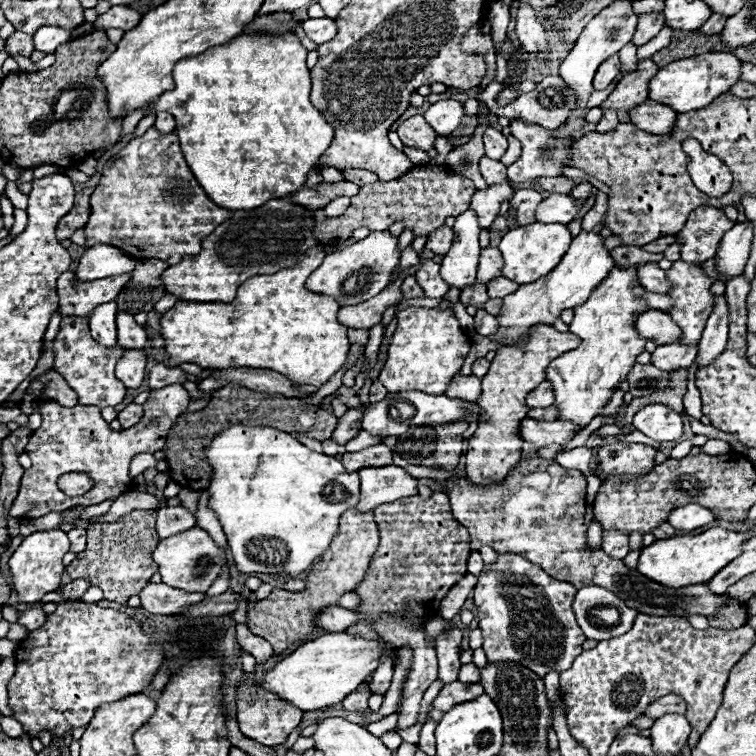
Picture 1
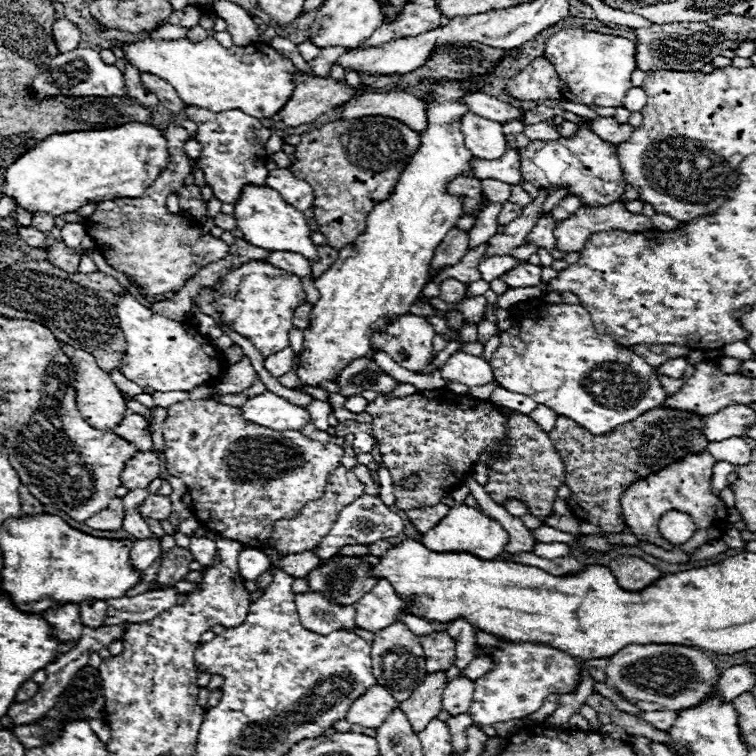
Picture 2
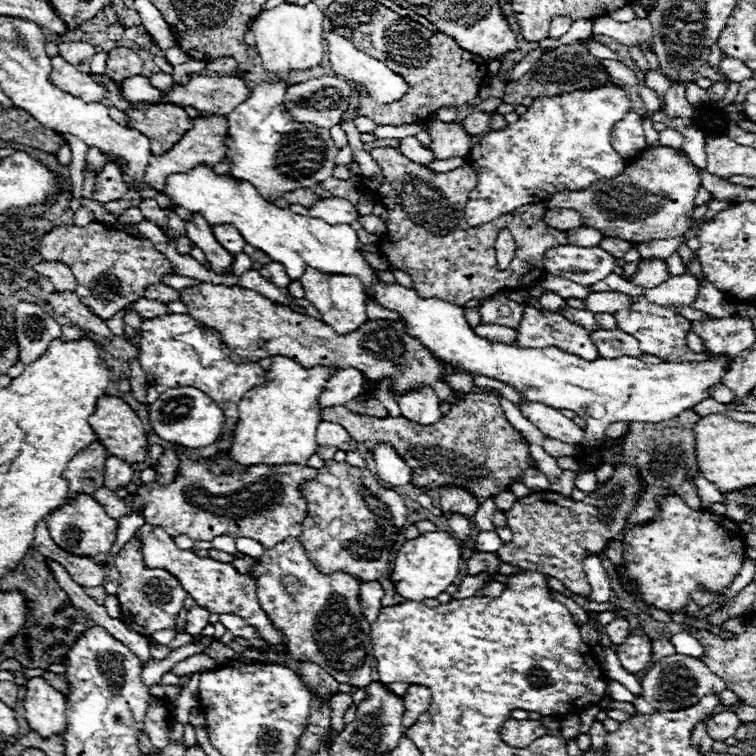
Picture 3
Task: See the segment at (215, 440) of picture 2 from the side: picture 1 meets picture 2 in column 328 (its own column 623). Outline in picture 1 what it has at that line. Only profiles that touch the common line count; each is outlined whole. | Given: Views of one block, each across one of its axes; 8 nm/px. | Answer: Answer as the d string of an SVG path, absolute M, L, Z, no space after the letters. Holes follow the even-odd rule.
M612 442L598 450L600 458L600 470L598 478L606 476L638 476L650 472L654 468L654 454L656 450L646 444L628 444L628 442Z

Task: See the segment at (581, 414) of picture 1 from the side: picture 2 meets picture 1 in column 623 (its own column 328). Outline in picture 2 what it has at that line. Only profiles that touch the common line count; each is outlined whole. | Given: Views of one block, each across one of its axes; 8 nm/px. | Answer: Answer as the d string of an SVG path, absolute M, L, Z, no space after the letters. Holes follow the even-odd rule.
M460 80L434 86L434 104L428 104L428 130L422 132L422 144L406 164L394 194L374 206L366 232L354 240L352 248L340 250L338 260L314 280L320 300L312 306L312 324L304 330L304 352L298 354L300 368L296 370L298 388L332 382L336 372L352 360L368 356L372 336L382 332L390 320L408 314L428 284L434 250L462 214L460 198L446 194L446 184L456 176L472 176L472 154L464 146L458 124L458 118L468 112L458 102L466 92L460 88Z

